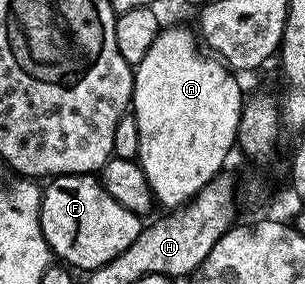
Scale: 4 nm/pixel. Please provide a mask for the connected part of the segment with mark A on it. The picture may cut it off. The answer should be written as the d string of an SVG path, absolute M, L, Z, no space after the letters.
M186 27L159 30L156 41L152 41L152 49L144 53L144 61L133 68L132 114L140 133L140 149L136 162L146 174L151 196L157 202L159 199L166 209L183 207L196 193L200 193L200 189L204 189L204 185L208 185L208 181L212 181L214 175L225 168L222 166L225 165L230 150L233 152L236 147L244 98L244 90L233 79L235 76L231 68L203 50L199 36L191 31Z

